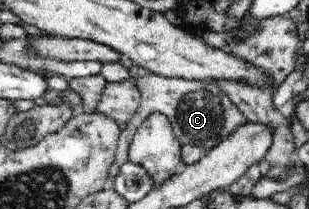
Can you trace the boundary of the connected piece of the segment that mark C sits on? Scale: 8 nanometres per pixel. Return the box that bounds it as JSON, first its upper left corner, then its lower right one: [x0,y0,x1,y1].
[100,61,246,184]

